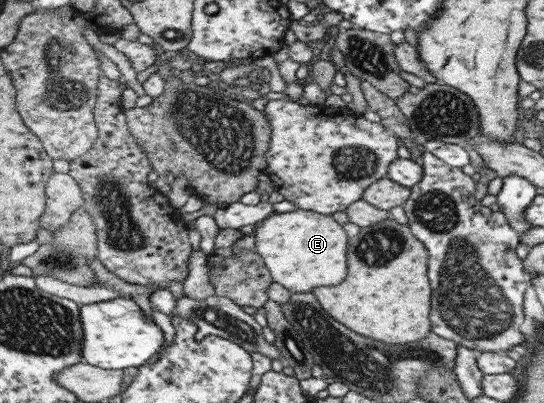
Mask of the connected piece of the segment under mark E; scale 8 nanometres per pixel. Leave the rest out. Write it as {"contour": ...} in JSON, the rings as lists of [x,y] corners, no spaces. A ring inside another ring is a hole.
{"contour":[[[294,209],[288,213],[274,213],[254,226],[254,246],[252,248],[266,266],[270,277],[292,293],[310,292],[315,287],[336,285],[347,272],[348,237],[342,226],[332,217],[314,211]]]}

